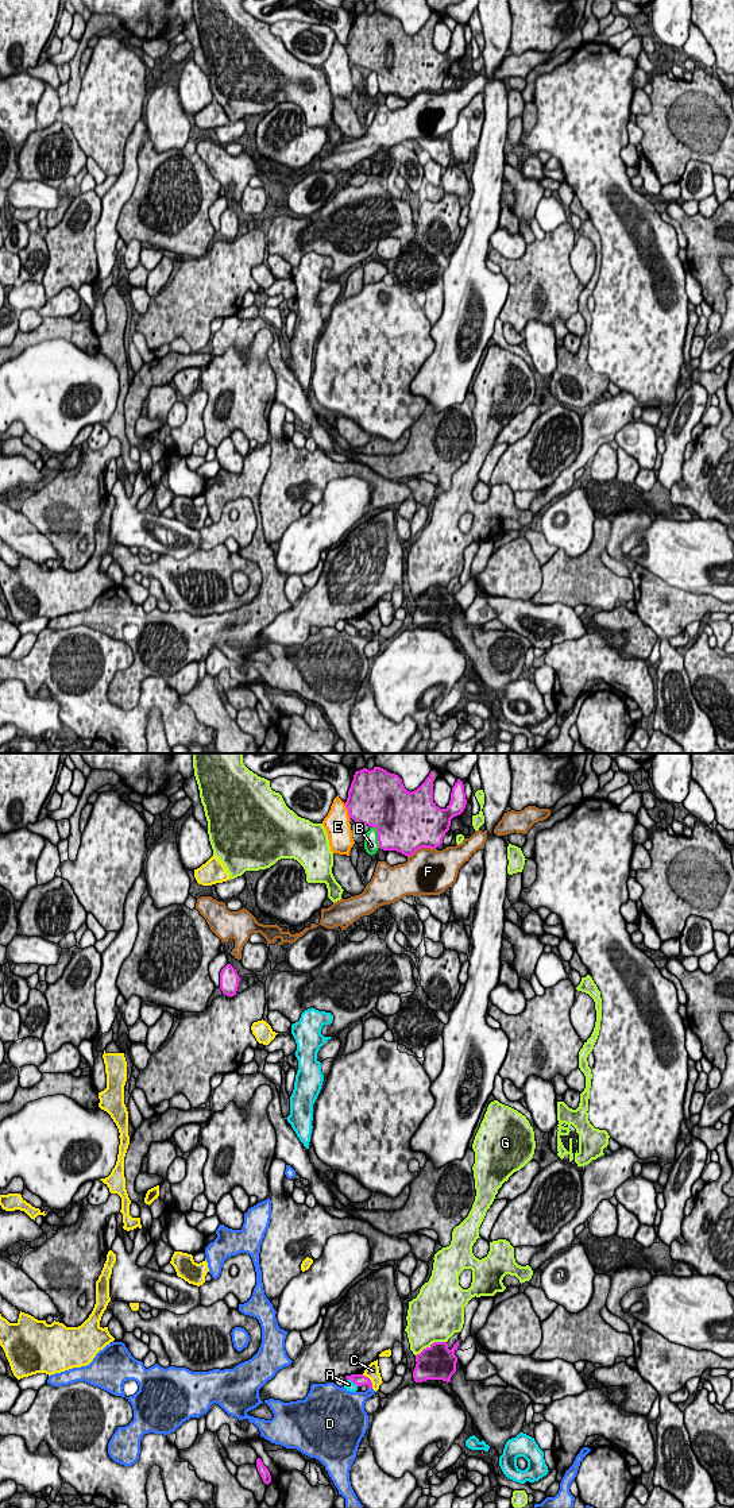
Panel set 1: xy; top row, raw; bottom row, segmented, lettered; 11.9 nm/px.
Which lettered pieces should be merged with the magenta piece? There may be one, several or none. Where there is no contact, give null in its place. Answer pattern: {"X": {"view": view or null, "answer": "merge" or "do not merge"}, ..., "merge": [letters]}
{"A": {"view": "xy", "answer": "do not merge"}, "B": {"view": "xy", "answer": "do not merge"}, "C": {"view": "xy", "answer": "do not merge"}, "D": {"view": "xy", "answer": "do not merge"}, "E": {"view": "xy", "answer": "do not merge"}, "F": {"view": "xy", "answer": "do not merge"}, "G": {"view": "xy", "answer": "do not merge"}, "merge": []}

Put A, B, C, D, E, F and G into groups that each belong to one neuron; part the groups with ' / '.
A / B / C / D / E / F / G

